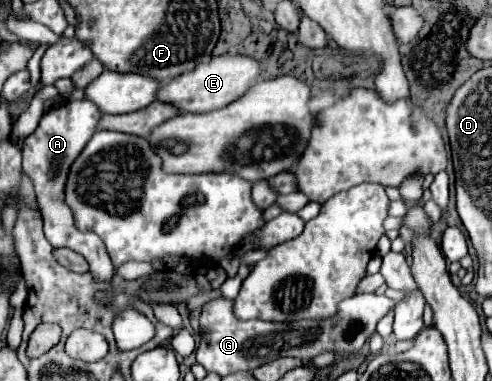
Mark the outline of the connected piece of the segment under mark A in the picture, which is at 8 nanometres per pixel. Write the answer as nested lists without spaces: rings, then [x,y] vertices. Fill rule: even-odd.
[[[66,101],[64,105],[54,107],[52,111],[44,113],[40,119],[38,129],[26,139],[24,149],[22,149],[22,169],[28,173],[28,177],[34,183],[36,197],[40,203],[42,211],[42,221],[44,221],[44,235],[52,247],[68,247],[88,261],[88,271],[96,281],[106,281],[112,279],[114,275],[114,265],[106,253],[106,247],[102,245],[100,237],[94,233],[82,233],[74,225],[74,217],[70,207],[64,203],[64,183],[70,165],[74,159],[80,155],[92,133],[96,131],[96,125],[100,121],[102,113],[98,107],[90,101]]]

